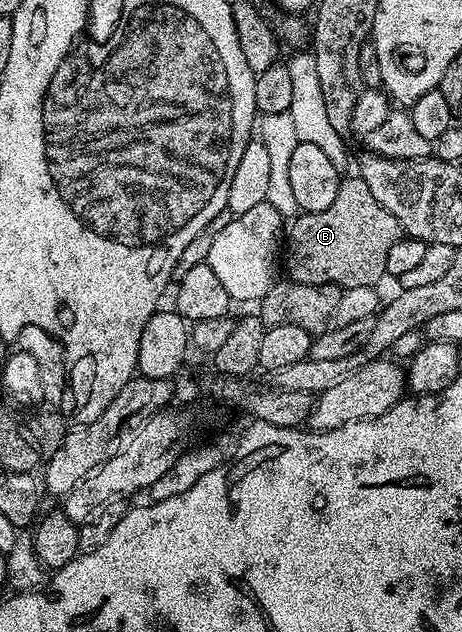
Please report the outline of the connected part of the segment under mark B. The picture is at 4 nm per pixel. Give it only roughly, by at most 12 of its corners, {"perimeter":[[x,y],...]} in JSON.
{"perimeter":[[360,177],[288,224],[303,285],[377,287],[401,226]]}

